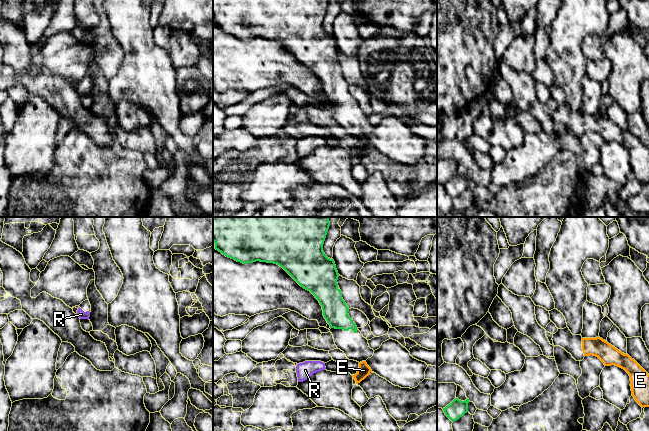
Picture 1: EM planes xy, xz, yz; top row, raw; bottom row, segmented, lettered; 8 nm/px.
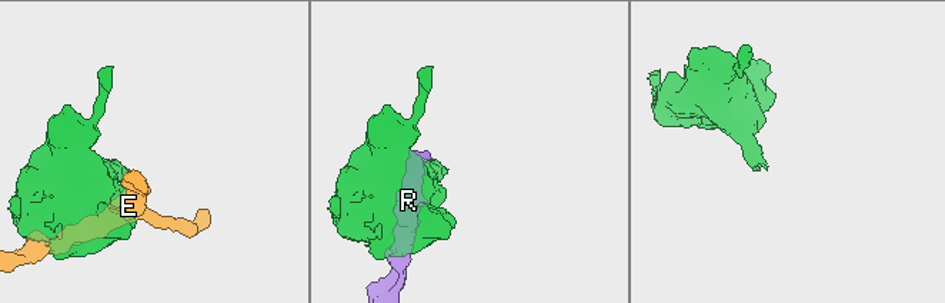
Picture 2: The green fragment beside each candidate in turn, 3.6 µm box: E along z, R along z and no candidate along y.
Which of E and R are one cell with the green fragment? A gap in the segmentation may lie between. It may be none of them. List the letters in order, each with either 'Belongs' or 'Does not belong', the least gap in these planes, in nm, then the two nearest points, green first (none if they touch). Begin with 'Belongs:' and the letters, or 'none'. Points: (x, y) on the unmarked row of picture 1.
Belongs: E
E: Belongs. Distance 240 nm. Across: xz (356, 108), (362, 137)
R: Does not belong. Distance 280 nm. Across: xz (330, 103), (320, 137)

